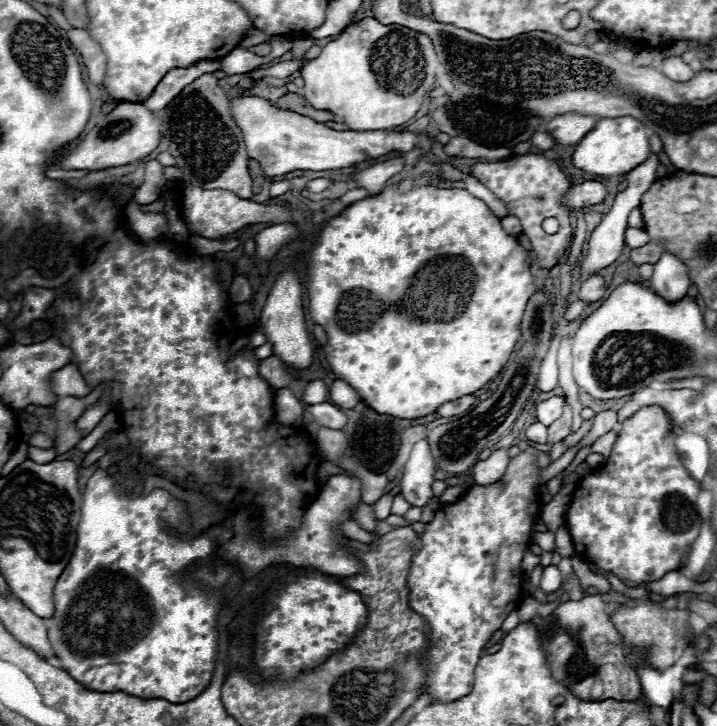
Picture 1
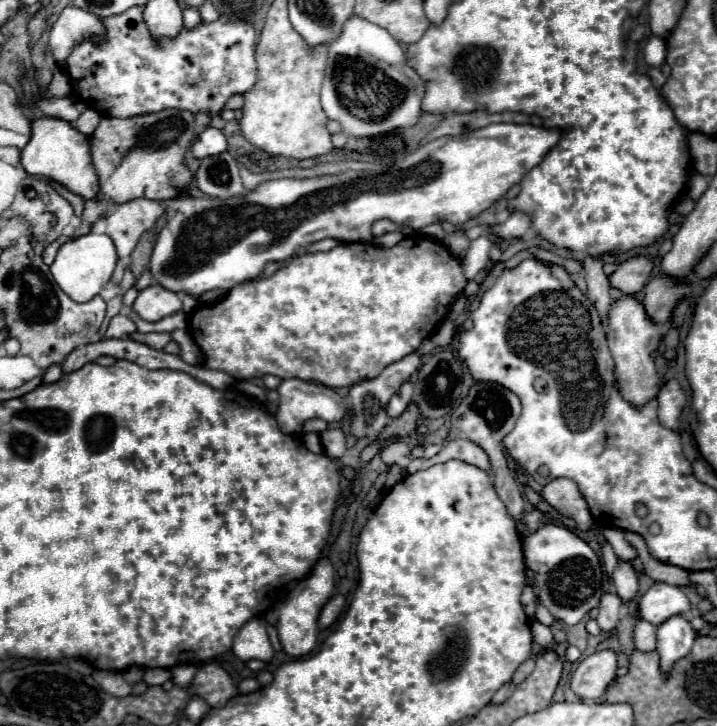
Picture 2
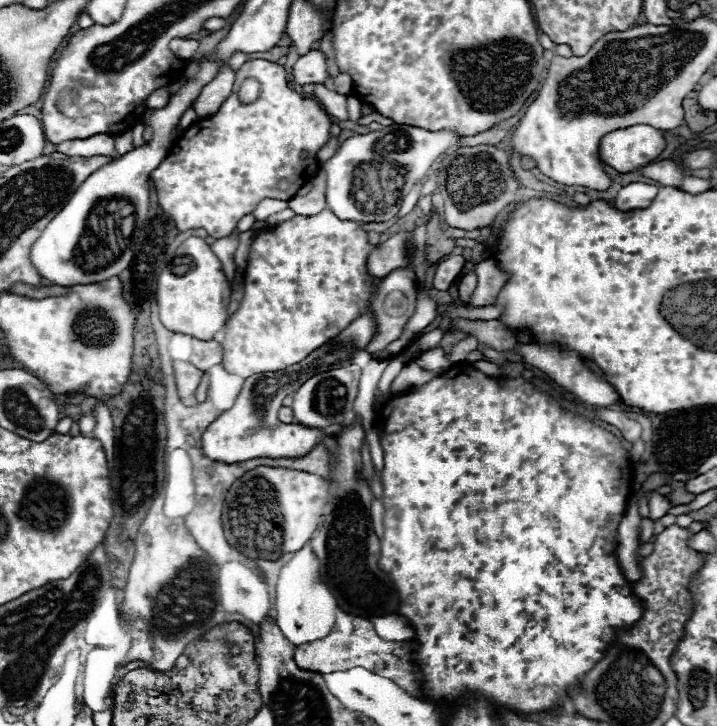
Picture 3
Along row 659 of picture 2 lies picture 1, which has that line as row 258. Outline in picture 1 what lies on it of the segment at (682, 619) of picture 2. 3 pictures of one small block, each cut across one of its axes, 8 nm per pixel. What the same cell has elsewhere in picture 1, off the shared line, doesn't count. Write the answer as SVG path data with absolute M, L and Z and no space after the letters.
M664 252L654 264L654 276L650 278L650 288L664 300L680 300L690 288L688 266L672 252Z

